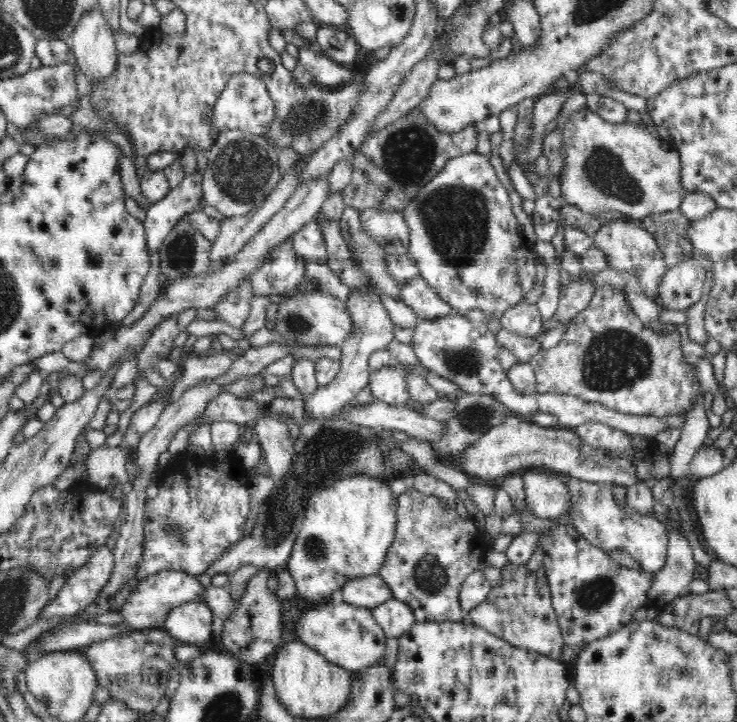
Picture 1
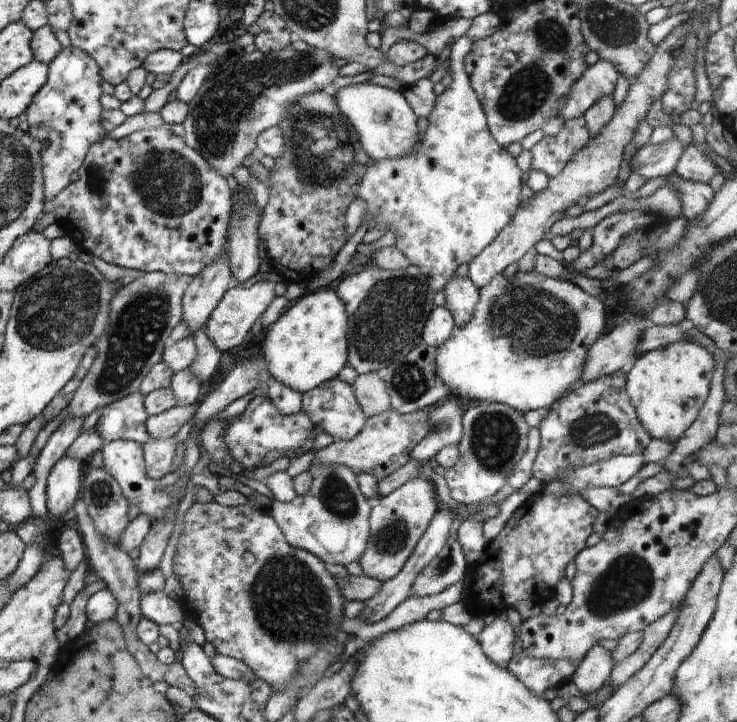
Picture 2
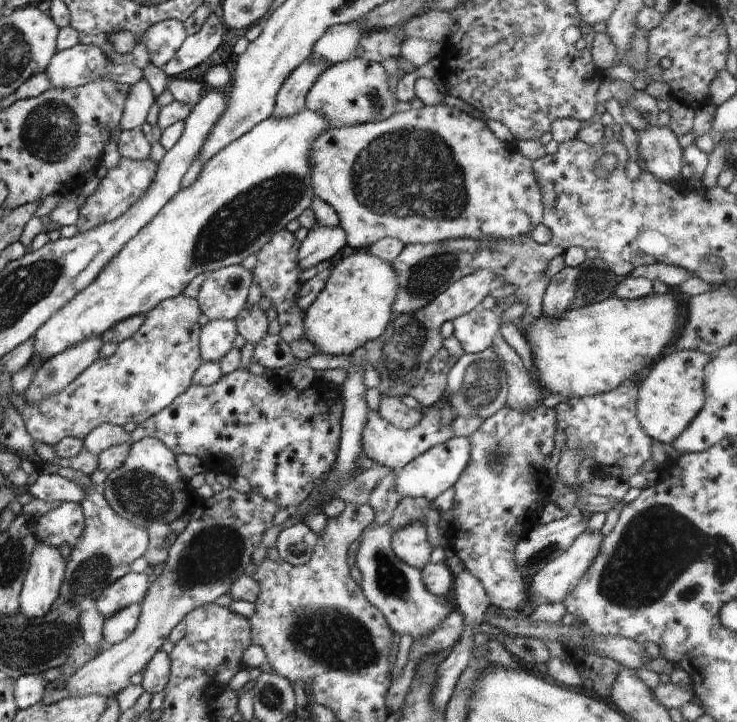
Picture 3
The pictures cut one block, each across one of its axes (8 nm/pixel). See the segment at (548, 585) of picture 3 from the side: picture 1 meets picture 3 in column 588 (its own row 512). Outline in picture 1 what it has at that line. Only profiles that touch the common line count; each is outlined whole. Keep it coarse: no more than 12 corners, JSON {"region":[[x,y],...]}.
{"region":[[538,469],[520,475],[528,511],[568,514],[565,477]]}

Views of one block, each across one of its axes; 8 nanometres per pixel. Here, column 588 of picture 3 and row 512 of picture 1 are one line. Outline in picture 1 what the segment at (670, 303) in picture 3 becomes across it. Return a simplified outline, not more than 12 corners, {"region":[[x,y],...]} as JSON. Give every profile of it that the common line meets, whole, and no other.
{"region":[[388,481],[318,486],[286,564],[327,603],[378,575],[396,534]]}

